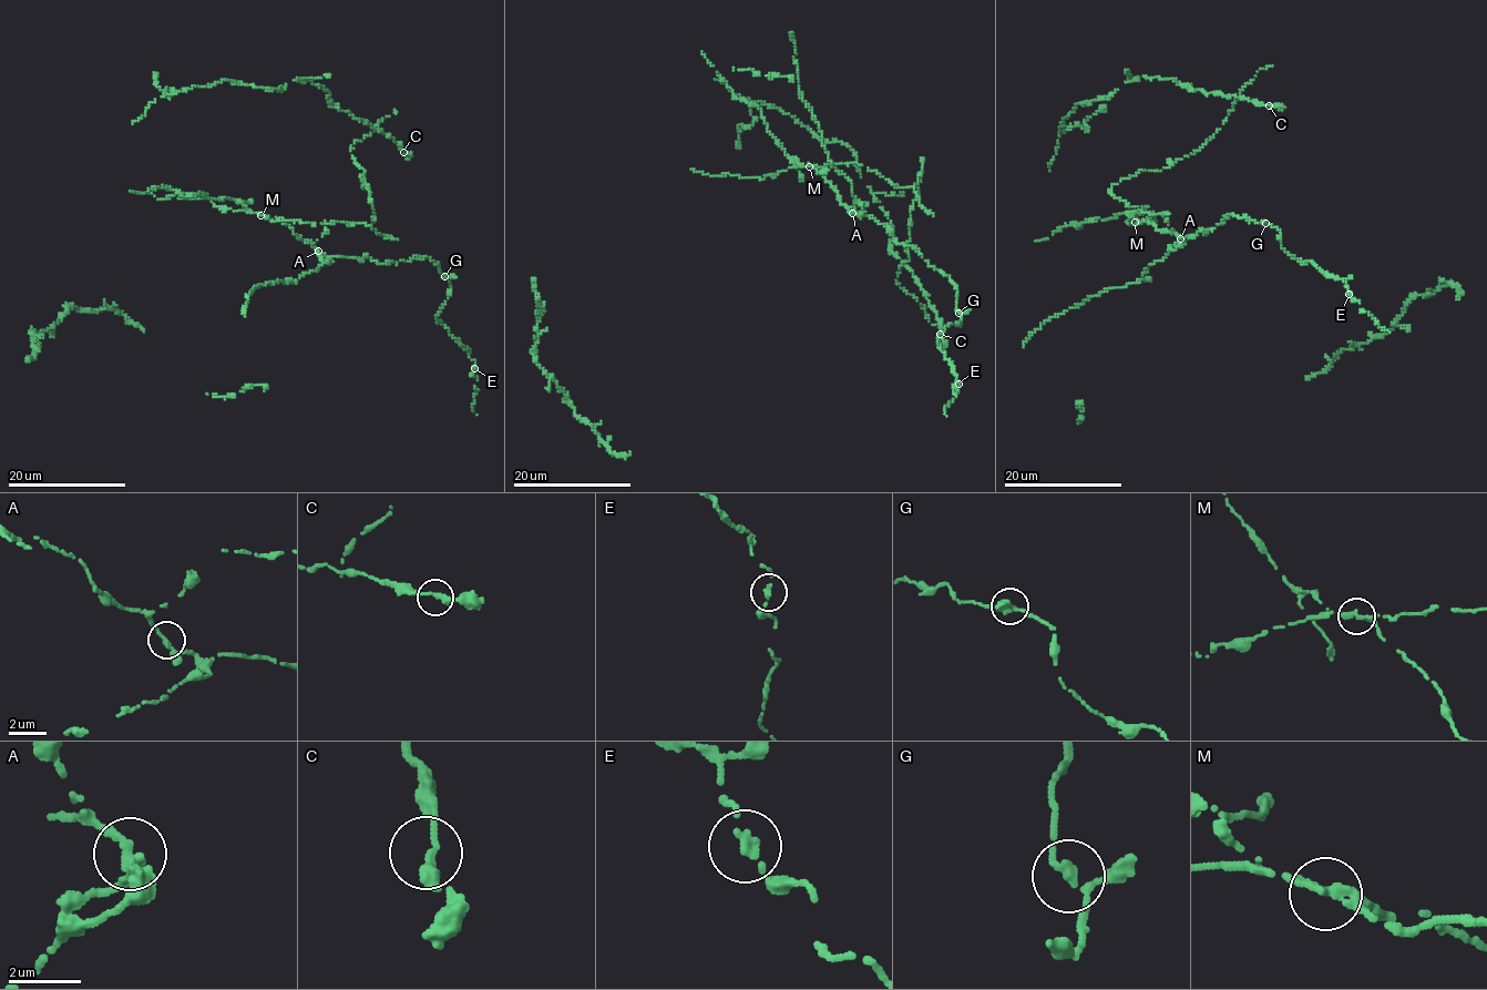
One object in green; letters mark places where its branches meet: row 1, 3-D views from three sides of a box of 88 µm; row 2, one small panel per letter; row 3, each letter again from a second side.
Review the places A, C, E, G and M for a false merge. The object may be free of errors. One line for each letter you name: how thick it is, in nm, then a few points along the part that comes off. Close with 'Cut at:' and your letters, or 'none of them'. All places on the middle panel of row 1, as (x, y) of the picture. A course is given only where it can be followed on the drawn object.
M: calibre 240 nm; course (809, 166), (855, 163), (912, 187), (923, 161), (909, 261), (896, 279), (941, 328), (941, 343)
Cut at: M

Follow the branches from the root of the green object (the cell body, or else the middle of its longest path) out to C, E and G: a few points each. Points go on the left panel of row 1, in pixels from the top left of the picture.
C: (347, 223), (375, 222), (370, 191), (361, 176), (365, 170), (351, 156), (354, 142), (375, 128), (403, 152)
E: (347, 223), (267, 217), (327, 257), (439, 264), (450, 287), (437, 316), (474, 368)
G: (347, 223), (267, 217), (287, 224), (327, 257), (365, 257), (389, 263), (426, 257), (439, 264), (444, 276)

